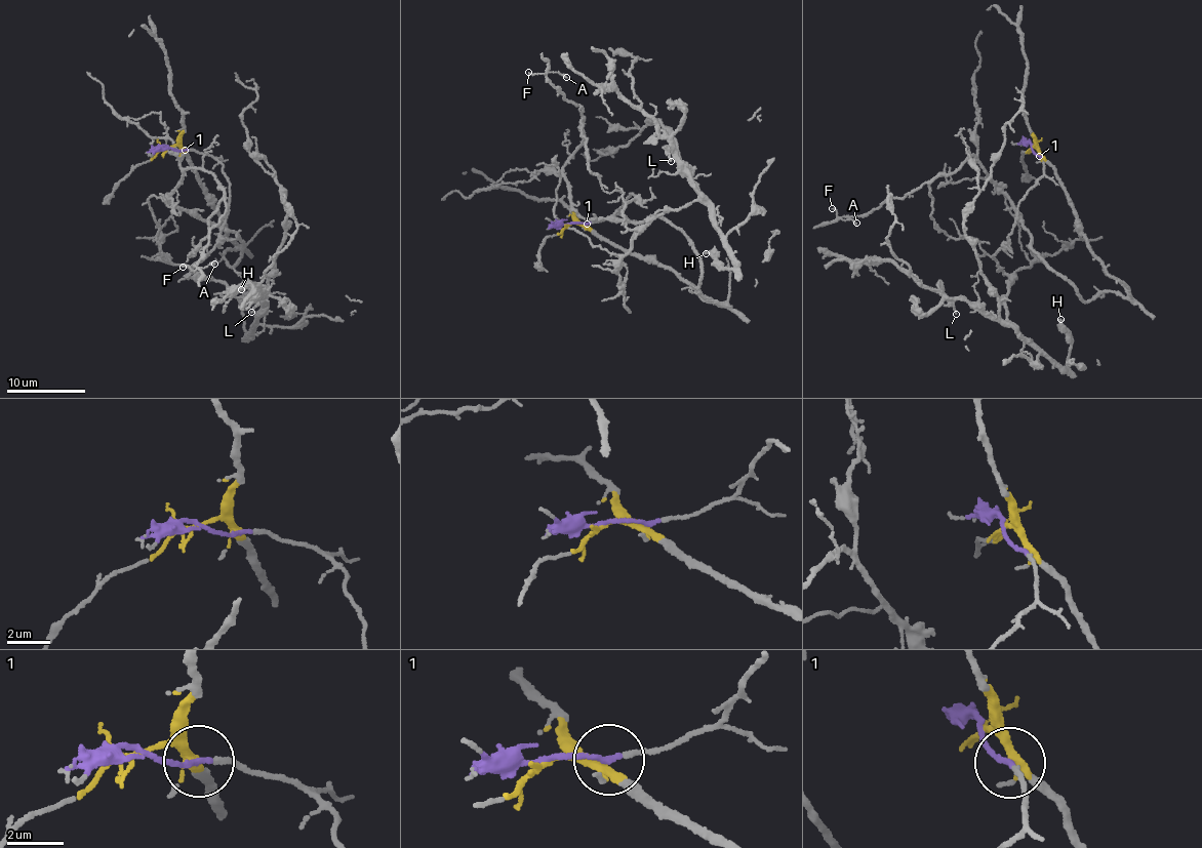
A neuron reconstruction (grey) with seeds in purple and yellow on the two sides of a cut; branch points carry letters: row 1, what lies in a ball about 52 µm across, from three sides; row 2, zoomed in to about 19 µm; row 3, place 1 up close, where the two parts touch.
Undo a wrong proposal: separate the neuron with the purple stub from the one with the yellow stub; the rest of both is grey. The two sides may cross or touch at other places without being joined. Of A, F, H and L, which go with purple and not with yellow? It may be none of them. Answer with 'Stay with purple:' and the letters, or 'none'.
Stay with purple: H, L

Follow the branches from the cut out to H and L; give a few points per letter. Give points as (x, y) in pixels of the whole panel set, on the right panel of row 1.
H: (1032, 146), (1045, 169), (994, 255), (1013, 278), (1005, 305), (1010, 321), (1065, 365), (1071, 334), (1059, 318)
L: (1032, 146), (1045, 169), (994, 255), (1013, 278), (1008, 313), (988, 318), (951, 299), (955, 314)

